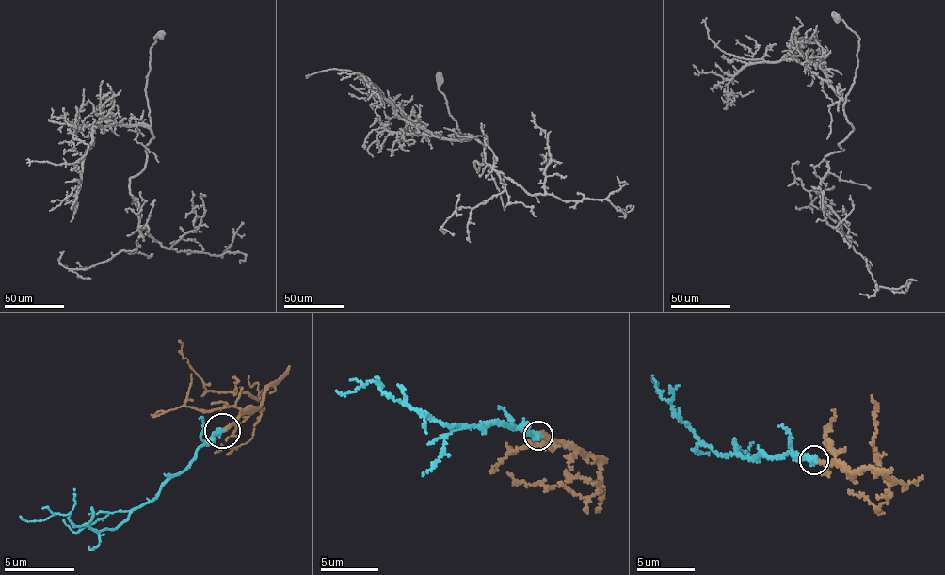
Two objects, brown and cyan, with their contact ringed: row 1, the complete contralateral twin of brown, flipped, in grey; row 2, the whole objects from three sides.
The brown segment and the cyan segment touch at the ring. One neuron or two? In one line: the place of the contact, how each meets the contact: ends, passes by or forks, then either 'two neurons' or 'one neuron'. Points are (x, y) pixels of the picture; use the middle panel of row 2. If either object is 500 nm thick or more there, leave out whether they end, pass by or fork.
at (538, 436); brown ends there; cyan ends there; one neuron

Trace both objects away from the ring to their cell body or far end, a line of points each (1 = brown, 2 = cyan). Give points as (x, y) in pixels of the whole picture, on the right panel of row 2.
1: (814, 460), (856, 473), (867, 469), (892, 480), (886, 480), (876, 454), (875, 412), (872, 395)
2: (814, 460), (791, 451), (771, 458), (761, 451), (749, 457), (739, 452), (717, 452), (661, 395), (652, 375)

